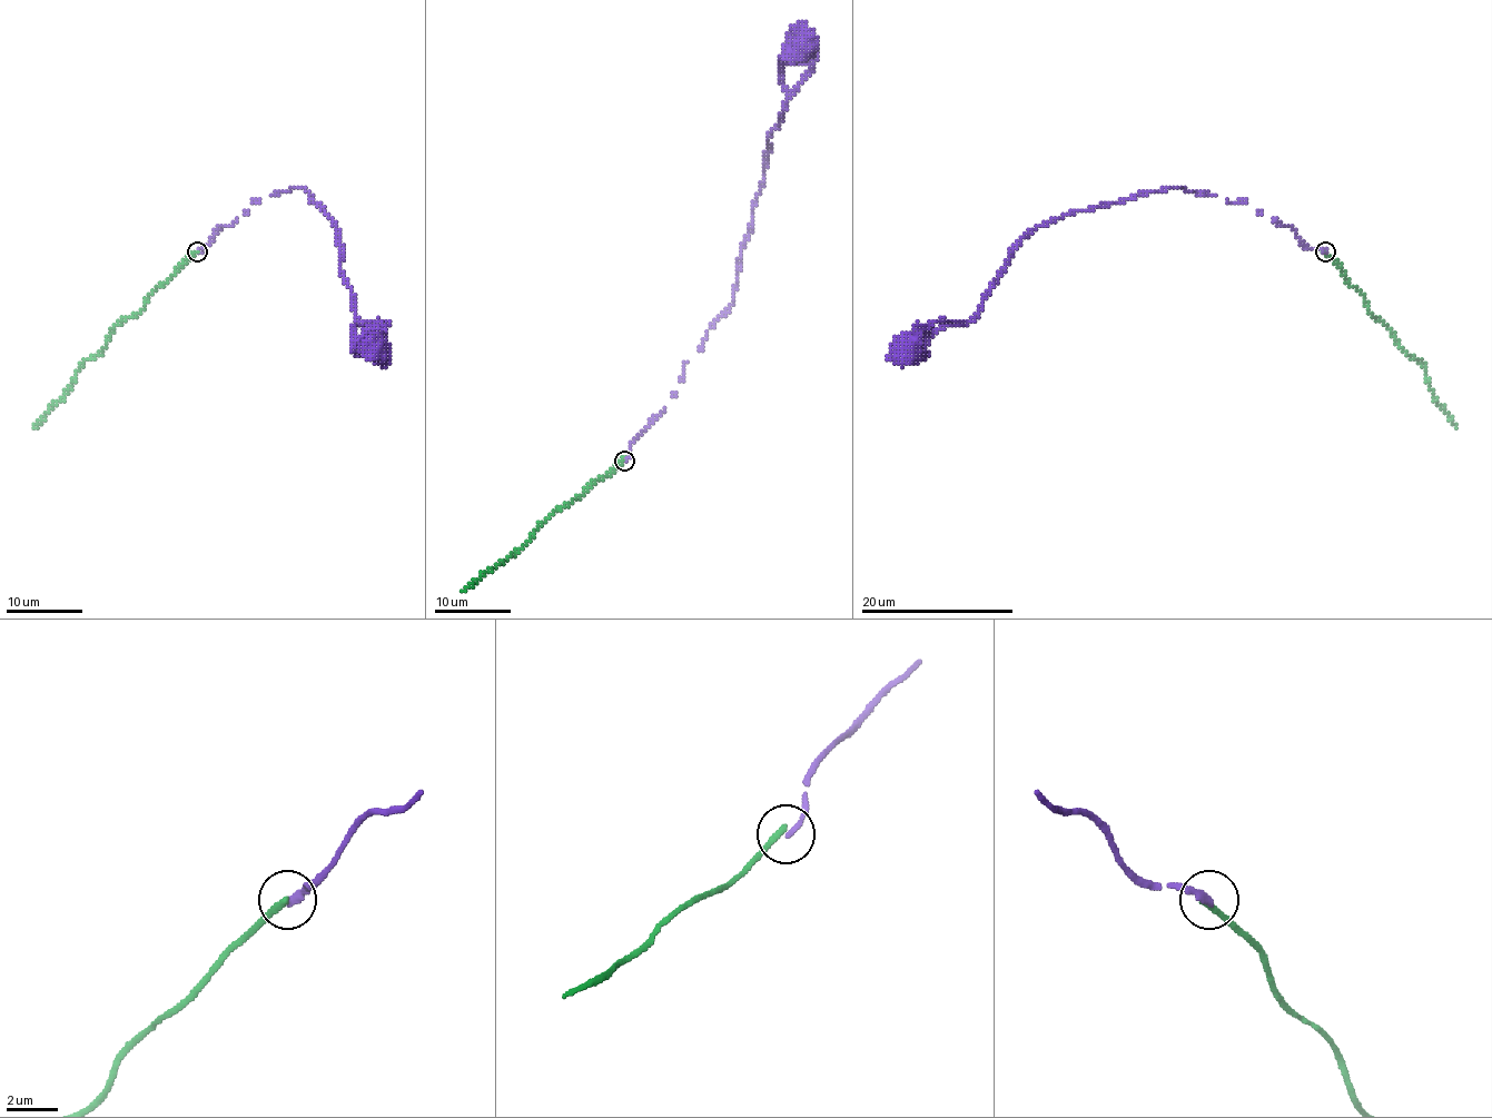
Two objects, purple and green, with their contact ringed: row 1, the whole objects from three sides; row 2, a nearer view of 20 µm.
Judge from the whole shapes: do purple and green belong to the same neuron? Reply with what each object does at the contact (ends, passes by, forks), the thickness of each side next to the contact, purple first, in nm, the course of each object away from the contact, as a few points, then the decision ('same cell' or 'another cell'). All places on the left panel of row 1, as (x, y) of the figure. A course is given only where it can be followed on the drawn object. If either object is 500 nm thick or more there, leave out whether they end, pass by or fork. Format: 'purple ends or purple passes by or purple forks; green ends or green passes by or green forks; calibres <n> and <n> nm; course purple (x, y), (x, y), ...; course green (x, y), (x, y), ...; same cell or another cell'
purple ends; green ends; calibres 260 and 260 nm; course purple (197, 251), (255, 201), (304, 188), (333, 219), (341, 276), (352, 292), (359, 322), (352, 339), (369, 355); course green (197, 251), (136, 315), (125, 318), (109, 334), (107, 345), (79, 368), (69, 391), (32, 429); another cell

